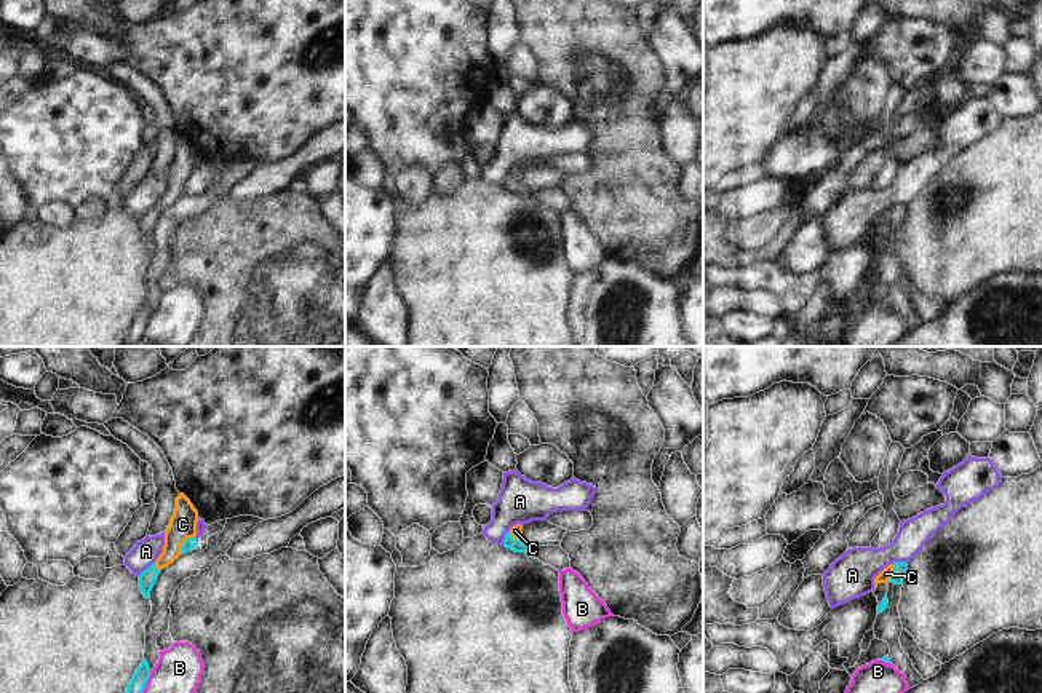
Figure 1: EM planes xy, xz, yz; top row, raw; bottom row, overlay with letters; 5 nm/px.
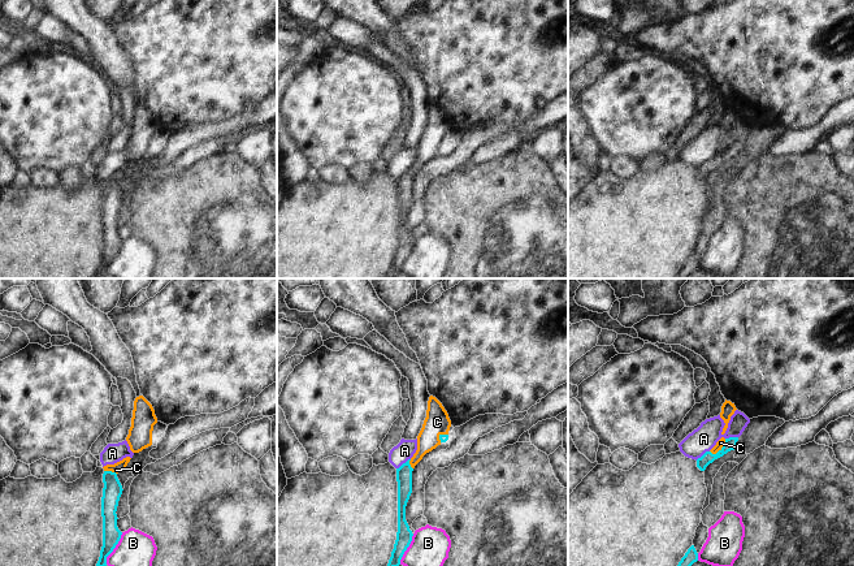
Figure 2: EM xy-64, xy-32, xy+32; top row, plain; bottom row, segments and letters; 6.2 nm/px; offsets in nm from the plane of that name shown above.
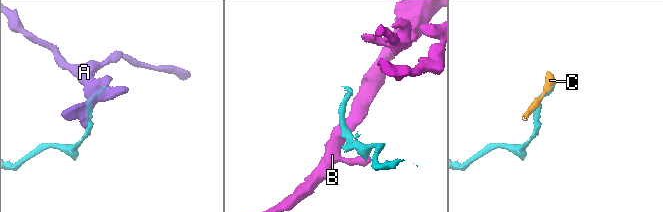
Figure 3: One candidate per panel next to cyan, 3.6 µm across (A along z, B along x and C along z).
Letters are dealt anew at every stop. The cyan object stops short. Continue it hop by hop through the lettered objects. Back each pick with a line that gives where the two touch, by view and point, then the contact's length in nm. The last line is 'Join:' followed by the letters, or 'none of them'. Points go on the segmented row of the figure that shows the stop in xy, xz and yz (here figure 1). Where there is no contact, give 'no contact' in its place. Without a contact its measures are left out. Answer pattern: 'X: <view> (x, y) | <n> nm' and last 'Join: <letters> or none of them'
C: xy (184, 543) | 110 nm
Join: C

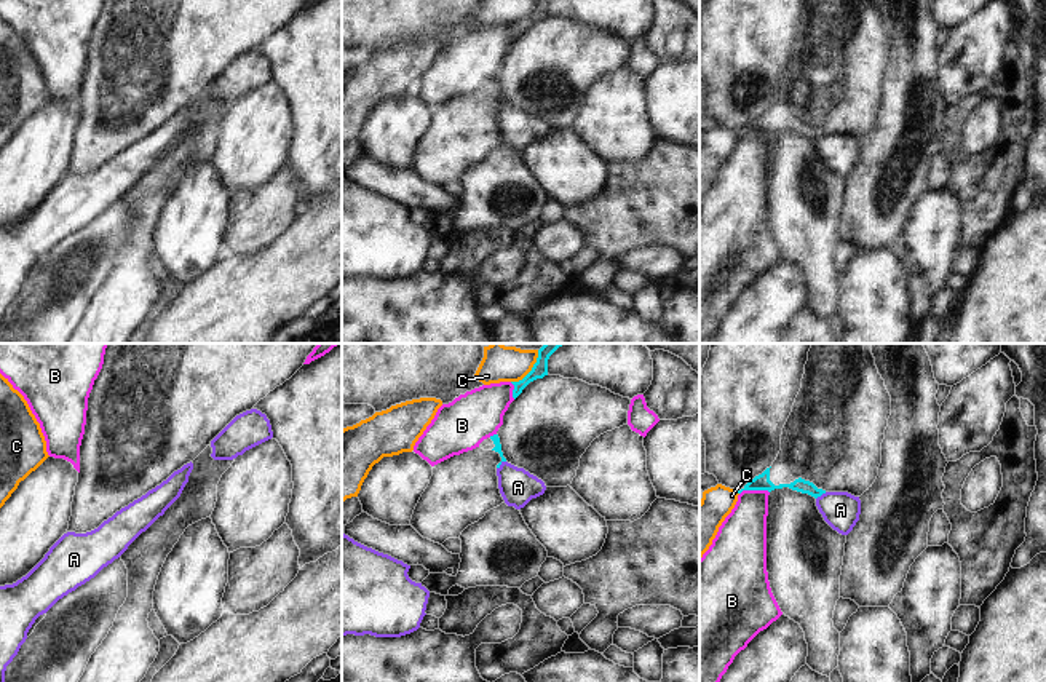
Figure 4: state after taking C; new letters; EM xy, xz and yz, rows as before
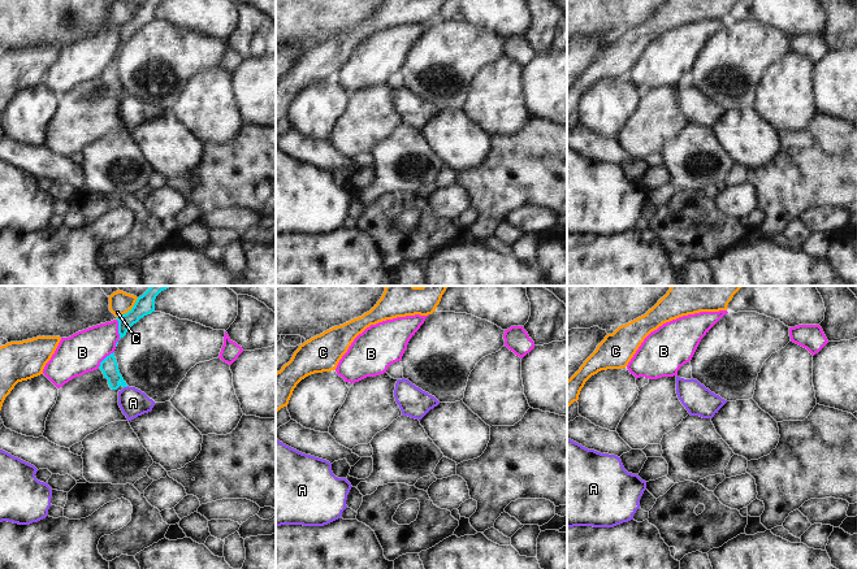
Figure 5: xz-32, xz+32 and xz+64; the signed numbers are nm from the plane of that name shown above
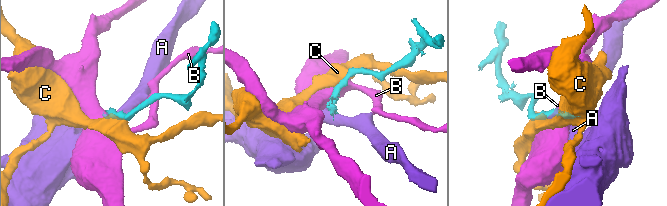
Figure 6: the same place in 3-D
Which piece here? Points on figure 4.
Join: none of them

